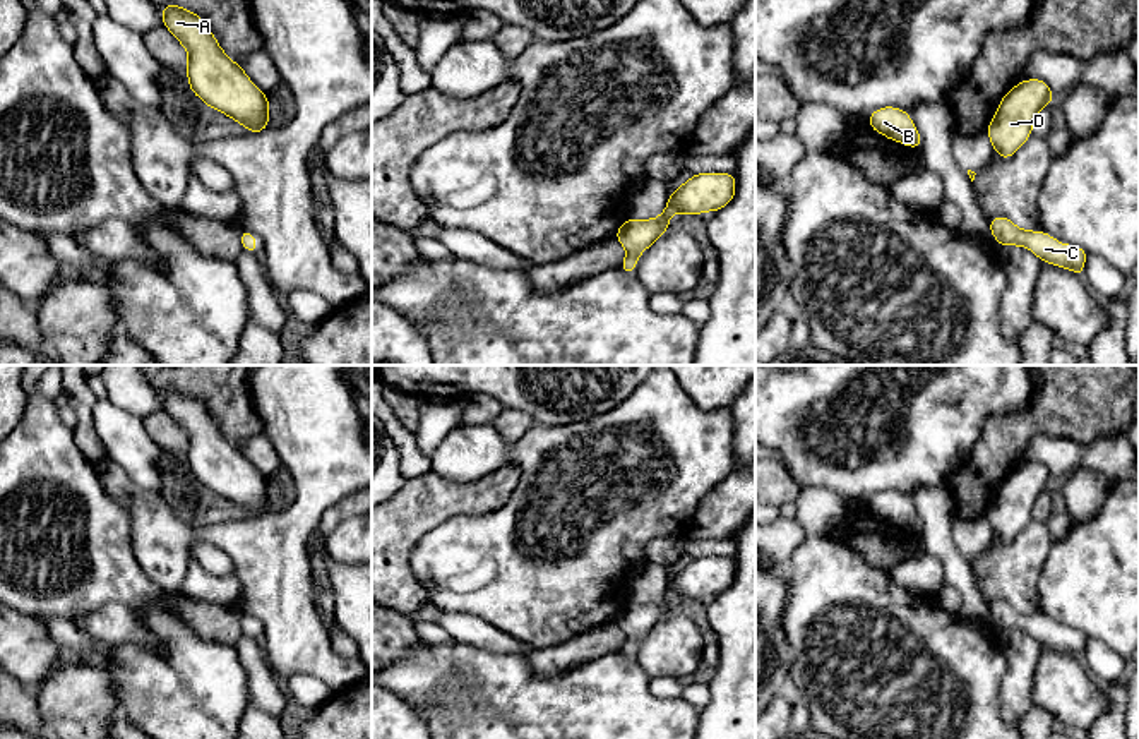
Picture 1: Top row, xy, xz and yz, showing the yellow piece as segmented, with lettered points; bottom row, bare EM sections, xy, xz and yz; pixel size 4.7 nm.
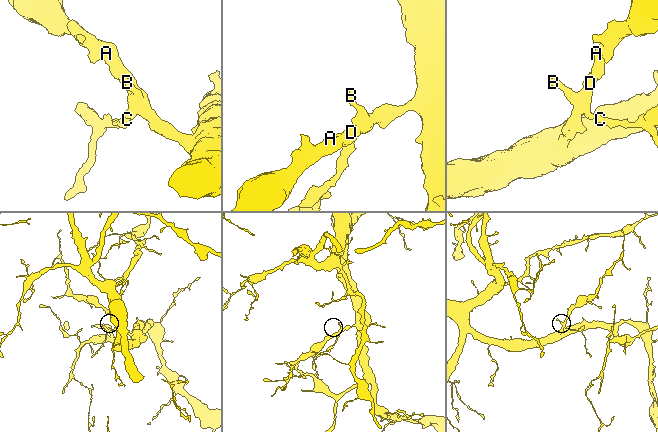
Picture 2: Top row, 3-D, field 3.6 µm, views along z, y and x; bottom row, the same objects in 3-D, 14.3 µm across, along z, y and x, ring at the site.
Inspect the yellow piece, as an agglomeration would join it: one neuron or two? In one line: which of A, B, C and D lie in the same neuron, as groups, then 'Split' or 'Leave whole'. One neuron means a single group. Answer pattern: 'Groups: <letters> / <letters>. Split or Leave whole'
Groups: A B C D. Leave whole

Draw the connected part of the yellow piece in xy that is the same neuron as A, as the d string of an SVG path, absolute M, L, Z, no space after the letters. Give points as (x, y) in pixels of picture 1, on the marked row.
M168 3L159 10L168 31L188 53L188 87L214 108L255 135L269 127L269 98L219 46L206 21L192 10Z

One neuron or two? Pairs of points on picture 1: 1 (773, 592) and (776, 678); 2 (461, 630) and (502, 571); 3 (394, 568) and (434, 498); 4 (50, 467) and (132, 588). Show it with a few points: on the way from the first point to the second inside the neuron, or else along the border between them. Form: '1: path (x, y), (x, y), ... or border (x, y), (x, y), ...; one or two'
1: path (773, 612), (776, 657); one
2: border (441, 611), (475, 614), (507, 635); two
3: path (394, 551), (394, 537), (417, 515); one
4: path (83, 492), (91, 508), (91, 547), (100, 556); one

